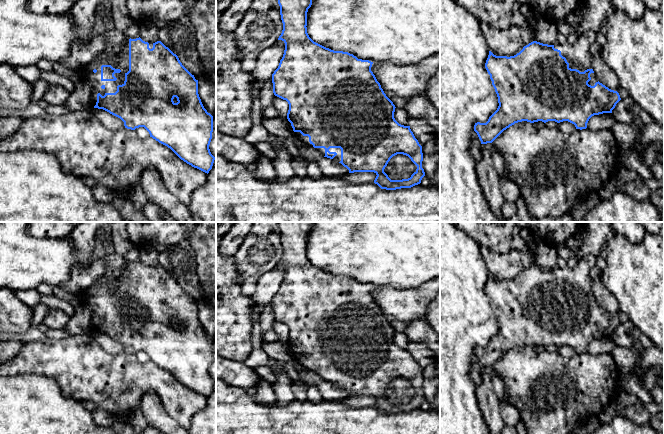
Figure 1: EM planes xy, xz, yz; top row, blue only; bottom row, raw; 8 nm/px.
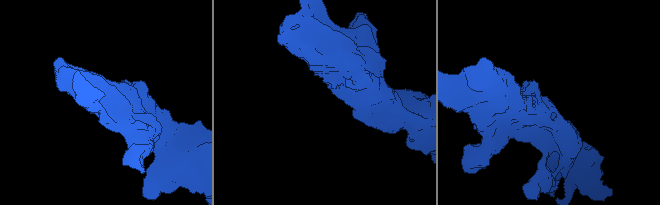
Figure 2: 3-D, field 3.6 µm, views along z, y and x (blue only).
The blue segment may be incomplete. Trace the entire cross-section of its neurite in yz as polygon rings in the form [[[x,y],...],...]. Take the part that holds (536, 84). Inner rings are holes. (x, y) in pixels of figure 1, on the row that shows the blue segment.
[[[587,30],[579,34],[574,43],[556,41],[553,45],[548,45],[533,41],[524,46],[519,53],[510,57],[496,56],[489,51],[485,68],[490,75],[499,106],[486,123],[477,122],[474,125],[474,131],[477,133],[481,144],[492,143],[504,130],[522,121],[530,123],[568,121],[574,124],[576,129],[582,130],[587,128],[587,123],[592,116],[612,113],[621,98],[617,91],[600,83],[592,69],[593,55],[590,52],[590,47],[596,41],[596,35],[594,31]]]

